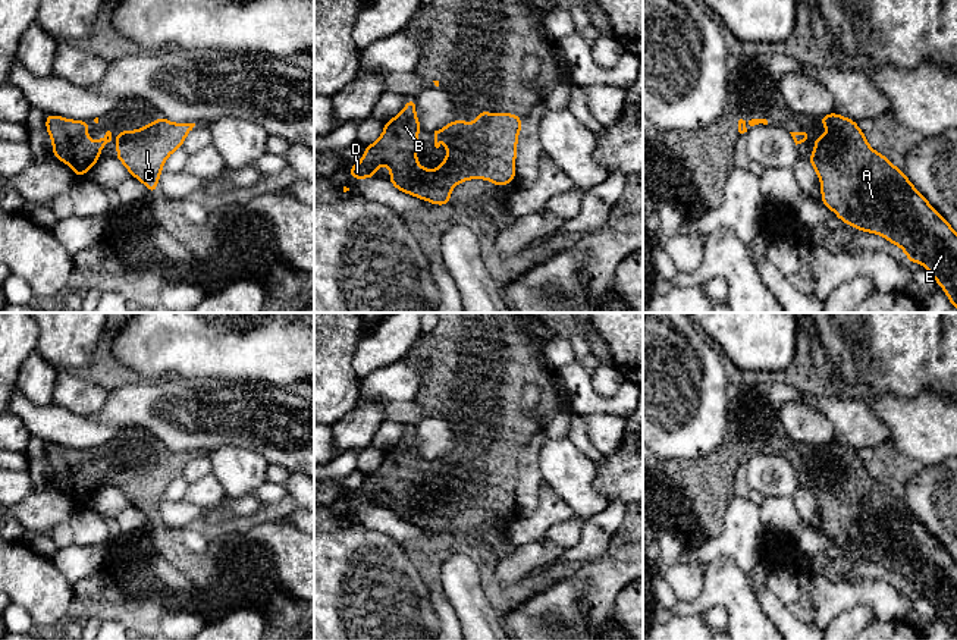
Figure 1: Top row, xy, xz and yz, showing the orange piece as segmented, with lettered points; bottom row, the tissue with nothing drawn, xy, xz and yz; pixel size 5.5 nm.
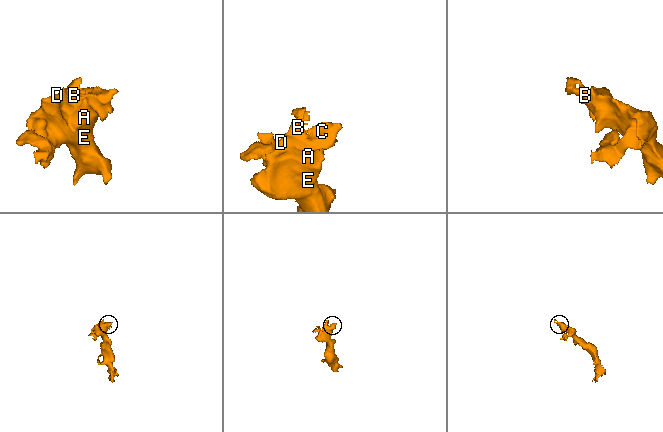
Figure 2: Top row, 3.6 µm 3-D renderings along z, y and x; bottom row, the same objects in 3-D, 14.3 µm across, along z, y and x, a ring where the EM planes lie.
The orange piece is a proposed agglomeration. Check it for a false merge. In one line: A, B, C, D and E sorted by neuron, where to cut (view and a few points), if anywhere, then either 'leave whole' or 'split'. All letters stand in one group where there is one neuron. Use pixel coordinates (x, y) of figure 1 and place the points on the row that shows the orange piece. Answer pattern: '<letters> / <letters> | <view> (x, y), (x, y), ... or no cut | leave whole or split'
A B C D E | no cut | leave whole

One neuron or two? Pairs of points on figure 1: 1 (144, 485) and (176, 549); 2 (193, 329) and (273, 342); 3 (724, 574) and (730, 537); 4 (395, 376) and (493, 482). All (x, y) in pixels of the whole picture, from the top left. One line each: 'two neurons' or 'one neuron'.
1: one neuron
2: one neuron
3: two neurons
4: two neurons

